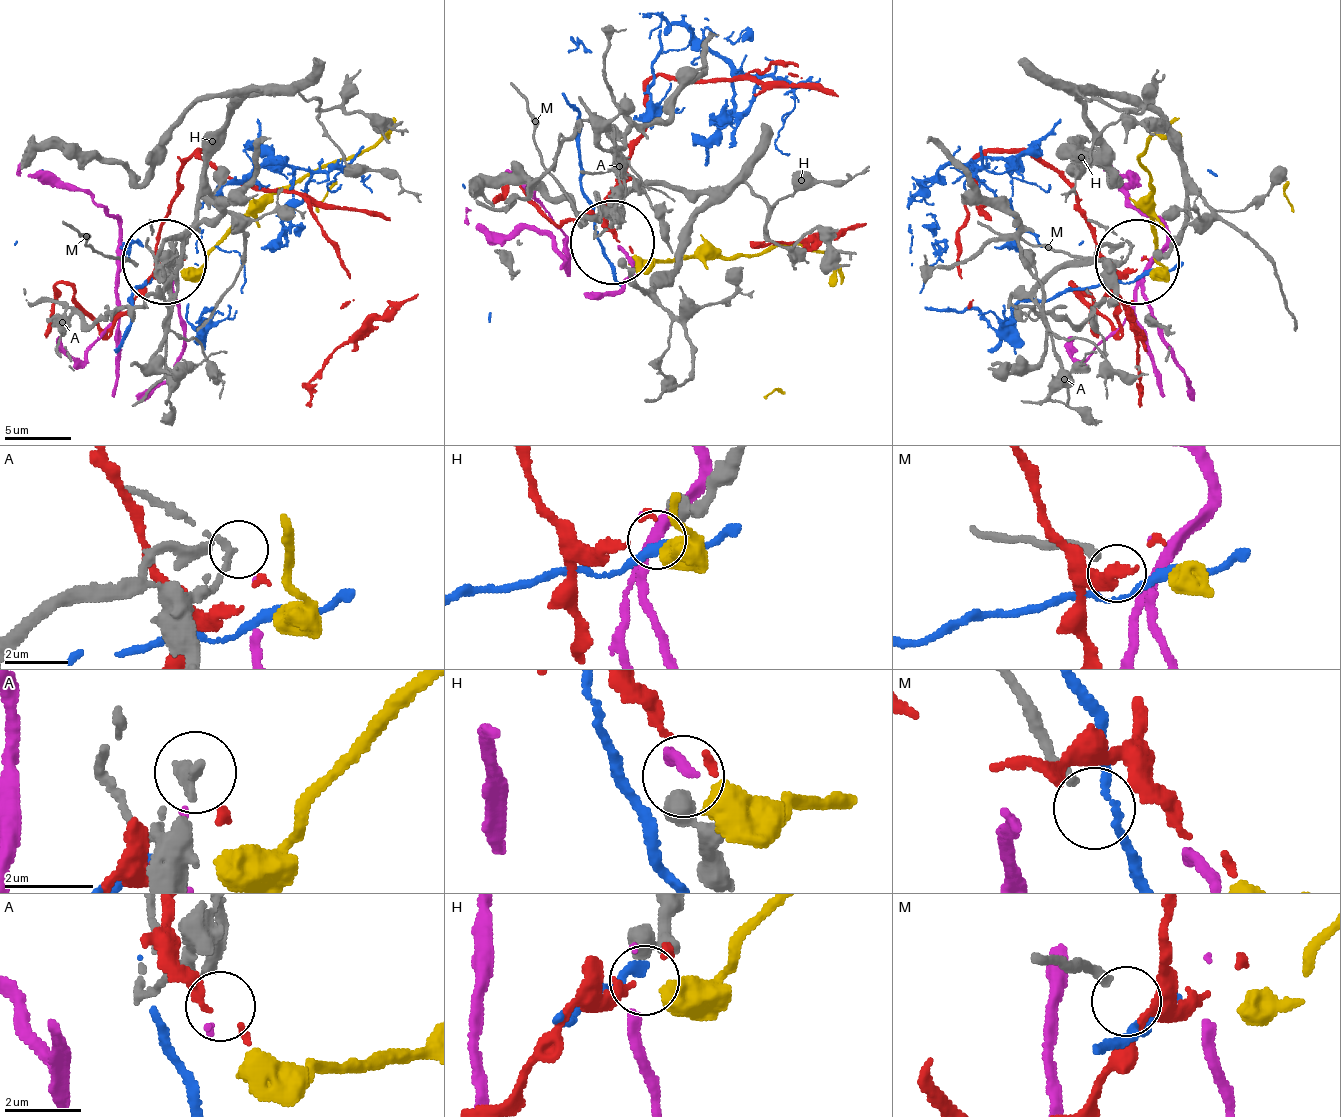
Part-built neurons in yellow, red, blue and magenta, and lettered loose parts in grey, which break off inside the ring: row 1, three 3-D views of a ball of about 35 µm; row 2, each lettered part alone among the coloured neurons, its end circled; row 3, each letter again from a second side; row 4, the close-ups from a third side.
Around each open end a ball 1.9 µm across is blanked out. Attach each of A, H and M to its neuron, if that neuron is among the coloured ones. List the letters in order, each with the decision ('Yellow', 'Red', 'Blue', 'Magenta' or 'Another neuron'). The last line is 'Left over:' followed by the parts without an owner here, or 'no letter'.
A: Another neuron
H: Another neuron
M: Another neuron
Left over: A, H, M

